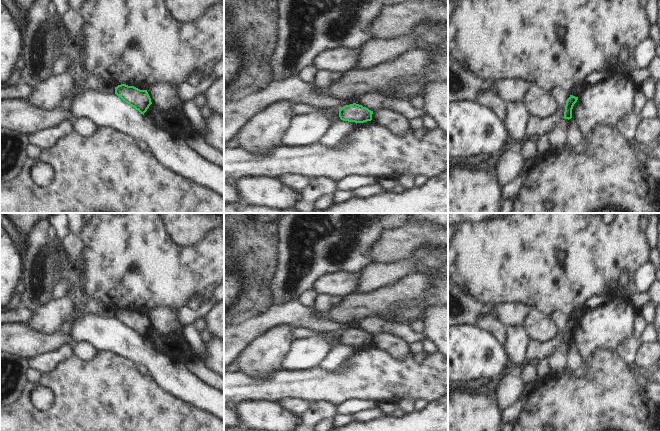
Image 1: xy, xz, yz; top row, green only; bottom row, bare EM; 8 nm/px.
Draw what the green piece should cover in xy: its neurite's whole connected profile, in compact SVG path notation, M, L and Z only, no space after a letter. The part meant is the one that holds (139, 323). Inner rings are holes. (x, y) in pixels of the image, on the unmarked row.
M118 309L115 311L115 318L143 339L152 328L147 314L140 314L134 310Z

